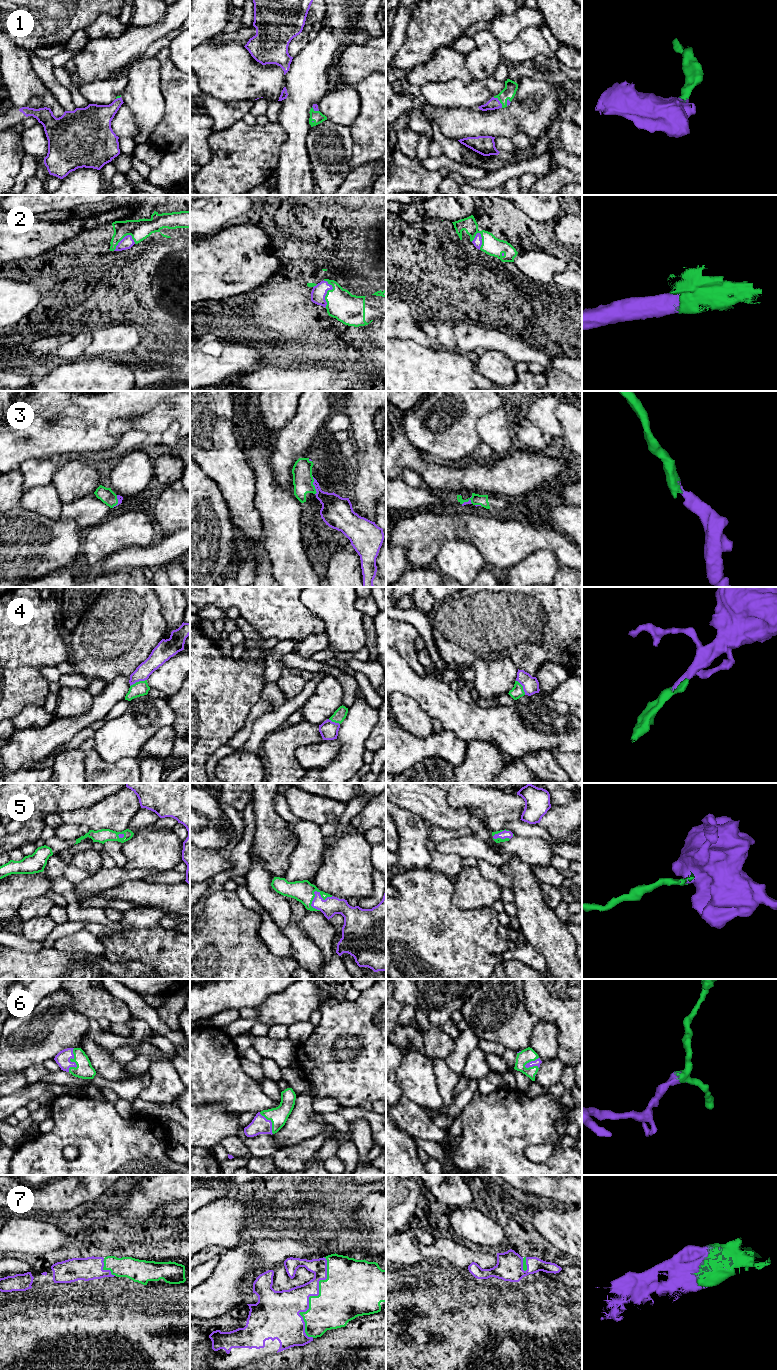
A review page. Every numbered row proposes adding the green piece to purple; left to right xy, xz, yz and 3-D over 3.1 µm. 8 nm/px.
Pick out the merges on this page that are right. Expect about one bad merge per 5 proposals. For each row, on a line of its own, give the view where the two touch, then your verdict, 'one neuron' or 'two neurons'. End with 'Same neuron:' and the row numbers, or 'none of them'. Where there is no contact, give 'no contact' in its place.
1: meets purple in yz; one neuron
2: meets purple in xz; one neuron
3: meets purple in xz; one neuron
4: meets purple in xy; one neuron
5: meets purple in xz; one neuron
6: meets purple in xy; one neuron
7: meets purple in xz; one neuron
Same neuron: 1, 2, 3, 4, 5, 6, 7

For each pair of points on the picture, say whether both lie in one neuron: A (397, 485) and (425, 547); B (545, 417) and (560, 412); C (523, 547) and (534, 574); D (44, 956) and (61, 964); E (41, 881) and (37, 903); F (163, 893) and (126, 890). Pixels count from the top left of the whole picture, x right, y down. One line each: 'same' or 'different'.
A: different
B: different
C: different
D: same
E: different
F: same

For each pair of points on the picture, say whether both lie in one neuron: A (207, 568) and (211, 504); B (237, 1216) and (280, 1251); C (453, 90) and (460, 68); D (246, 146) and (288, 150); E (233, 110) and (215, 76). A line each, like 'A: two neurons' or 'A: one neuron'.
A: one neuron
B: two neurons
C: two neurons
D: two neurons
E: two neurons

